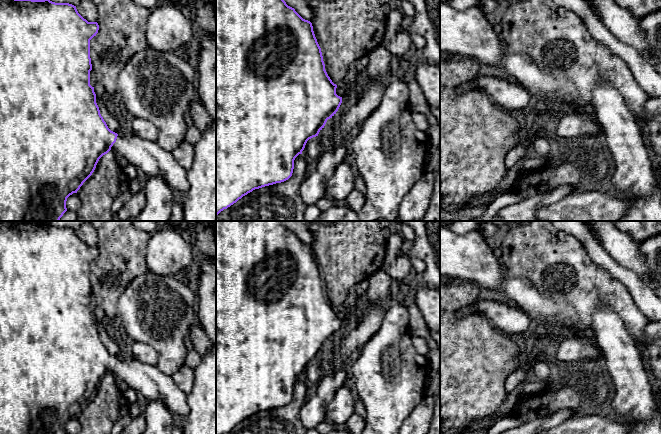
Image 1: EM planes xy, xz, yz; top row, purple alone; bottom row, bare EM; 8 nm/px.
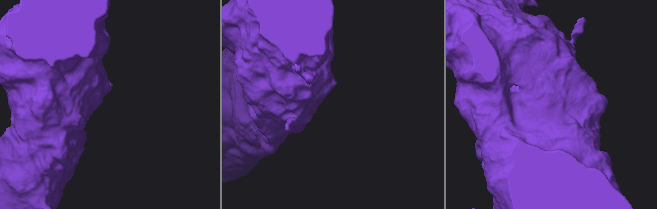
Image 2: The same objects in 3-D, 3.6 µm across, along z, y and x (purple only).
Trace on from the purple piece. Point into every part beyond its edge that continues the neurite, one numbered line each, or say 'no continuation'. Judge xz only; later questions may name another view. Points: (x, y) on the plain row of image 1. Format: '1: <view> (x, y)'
1: xz (353, 320)

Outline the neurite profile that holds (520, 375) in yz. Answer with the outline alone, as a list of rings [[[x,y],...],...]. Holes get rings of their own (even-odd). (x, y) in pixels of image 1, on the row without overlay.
[[[536,344],[531,352],[531,356],[524,362],[521,367],[516,368],[511,372],[505,383],[505,389],[507,394],[514,394],[514,392],[527,380],[531,378],[531,373],[535,362],[547,352],[547,348],[544,344]]]

